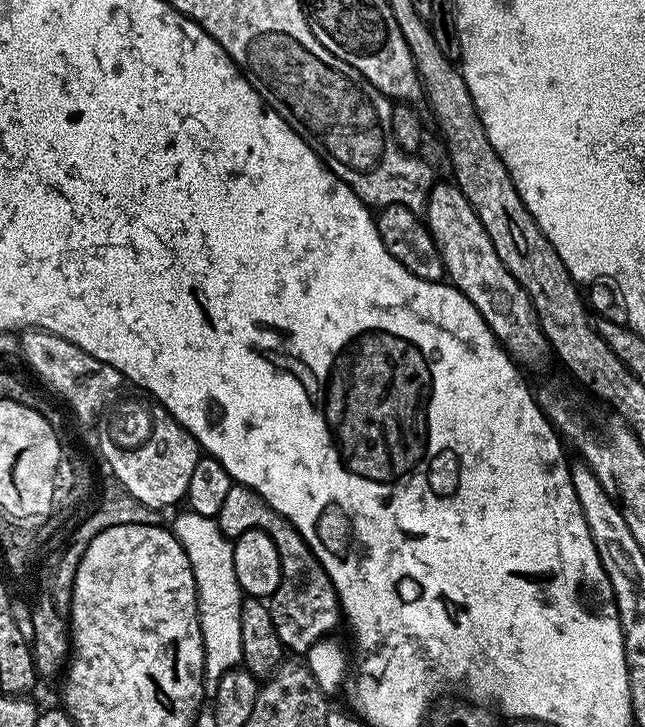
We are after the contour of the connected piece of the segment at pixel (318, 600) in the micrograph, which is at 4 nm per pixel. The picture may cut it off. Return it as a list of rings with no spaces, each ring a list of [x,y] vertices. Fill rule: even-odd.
[[[233,483],[232,489],[226,494],[226,499],[222,501],[222,510],[218,510],[216,521],[222,534],[230,538],[255,528],[270,534],[280,555],[282,577],[282,590],[270,598],[270,607],[274,618],[274,630],[278,630],[278,638],[282,638],[284,647],[289,653],[307,653],[318,641],[331,637],[332,631],[339,624],[341,627],[340,600],[336,597],[336,591],[326,570],[302,538],[302,534],[298,534],[293,524],[282,514],[278,514],[278,510],[270,507],[257,492],[244,484]]]

